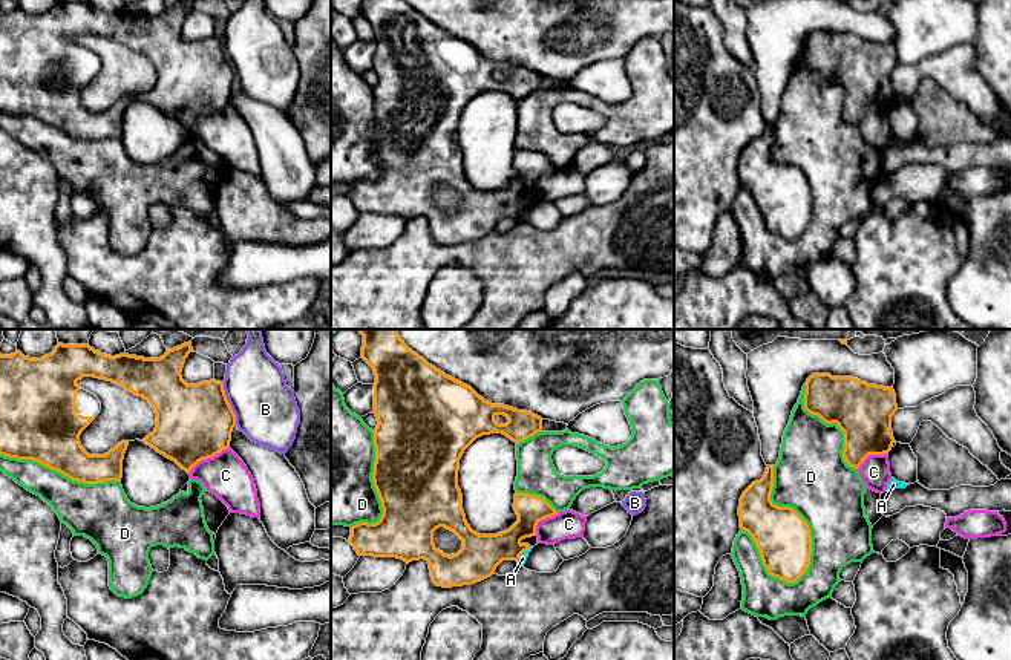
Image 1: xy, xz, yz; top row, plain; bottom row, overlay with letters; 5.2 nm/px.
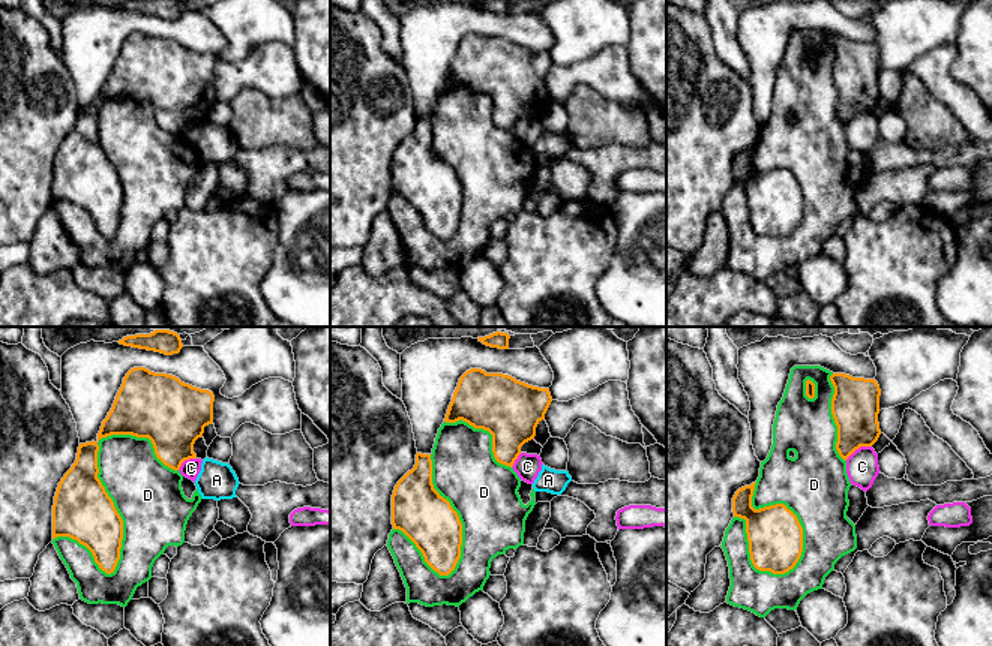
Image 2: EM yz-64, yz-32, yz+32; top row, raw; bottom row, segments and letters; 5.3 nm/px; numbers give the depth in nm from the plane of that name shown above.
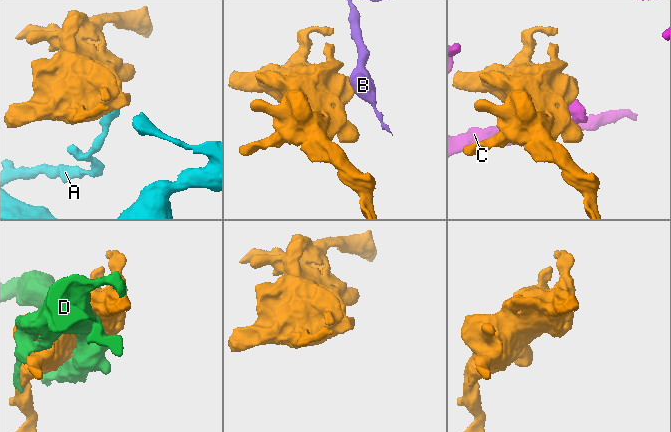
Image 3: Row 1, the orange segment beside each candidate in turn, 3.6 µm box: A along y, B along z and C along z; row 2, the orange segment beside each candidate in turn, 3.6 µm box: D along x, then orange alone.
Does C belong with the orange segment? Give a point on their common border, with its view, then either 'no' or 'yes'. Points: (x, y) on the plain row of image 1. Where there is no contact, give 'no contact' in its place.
meets orange in xy at (207, 115); no

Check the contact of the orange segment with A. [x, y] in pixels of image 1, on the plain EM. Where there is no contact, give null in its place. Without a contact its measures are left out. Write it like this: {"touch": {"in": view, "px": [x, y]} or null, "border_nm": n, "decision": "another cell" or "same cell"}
{"touch": {"in": "xz", "px": [523, 209]}, "border_nm": 110, "decision": "another cell"}

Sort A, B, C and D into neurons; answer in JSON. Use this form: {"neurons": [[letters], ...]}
{"neurons": [["A"], ["B"], ["C"], ["D"]]}

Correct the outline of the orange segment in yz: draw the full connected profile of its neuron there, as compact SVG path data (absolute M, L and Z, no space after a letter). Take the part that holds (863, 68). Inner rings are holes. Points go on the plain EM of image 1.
M813 31L806 38L804 66L827 81L838 81L844 89L844 118L853 126L859 126L869 112L892 107L892 74L898 67L893 44Z

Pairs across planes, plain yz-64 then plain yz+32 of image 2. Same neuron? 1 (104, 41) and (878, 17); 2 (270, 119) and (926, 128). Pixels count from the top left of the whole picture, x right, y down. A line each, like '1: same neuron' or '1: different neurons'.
1: different neurons
2: same neuron

